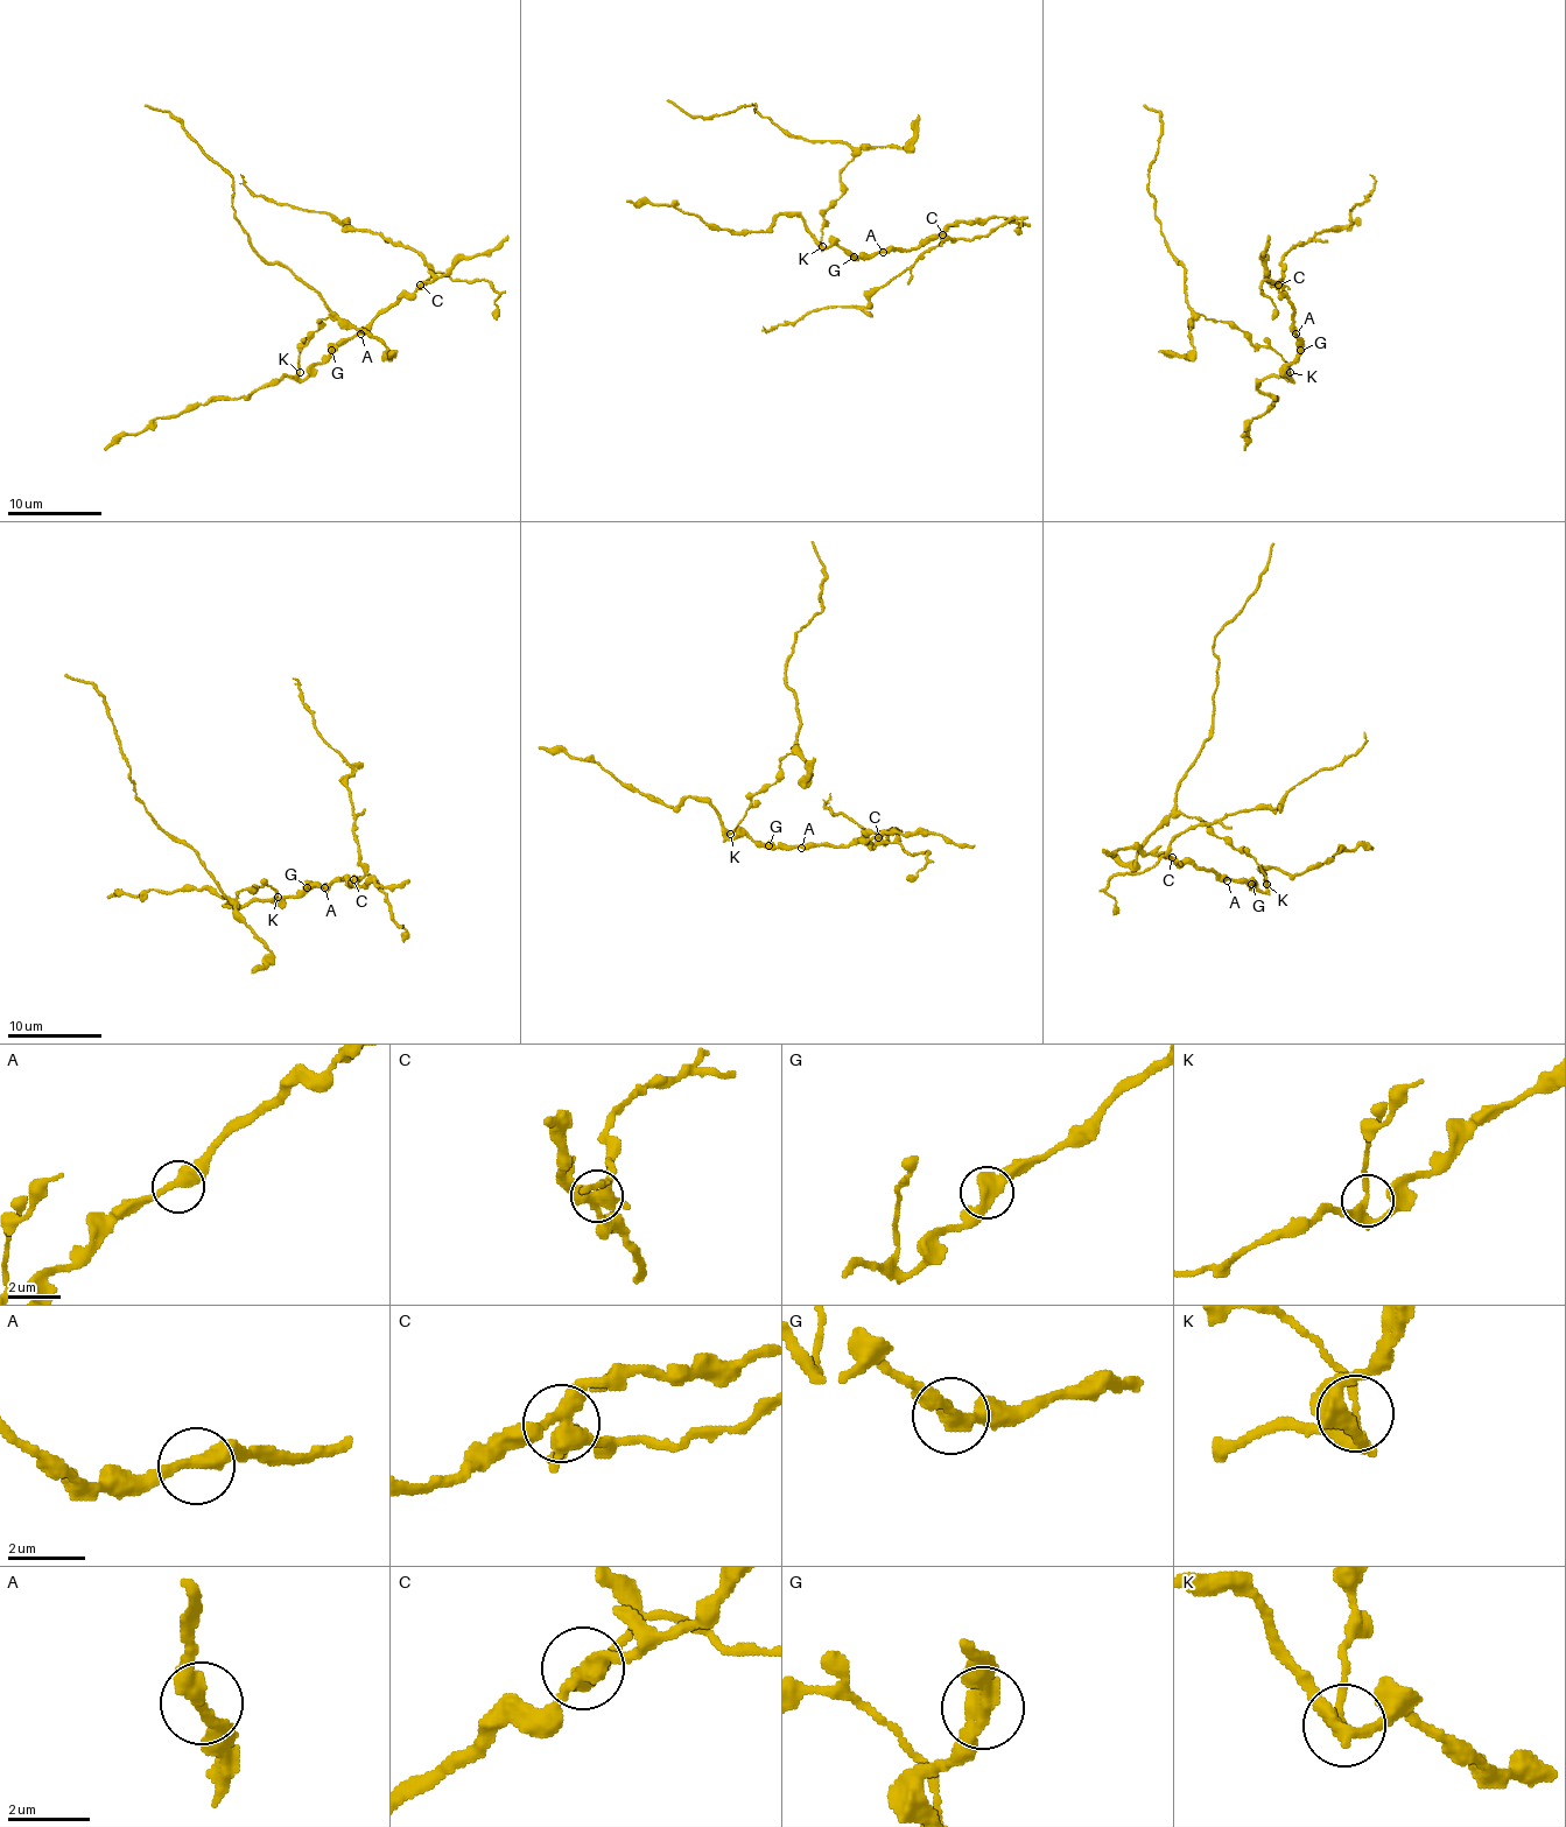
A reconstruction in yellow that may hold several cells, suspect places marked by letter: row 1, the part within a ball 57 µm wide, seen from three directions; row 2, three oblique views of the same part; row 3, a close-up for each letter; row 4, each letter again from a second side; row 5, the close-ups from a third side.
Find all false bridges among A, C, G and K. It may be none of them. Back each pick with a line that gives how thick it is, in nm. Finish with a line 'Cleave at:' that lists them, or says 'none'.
C: calibre 400 nm
K: calibre 280 nm
Cleave at: C, K

